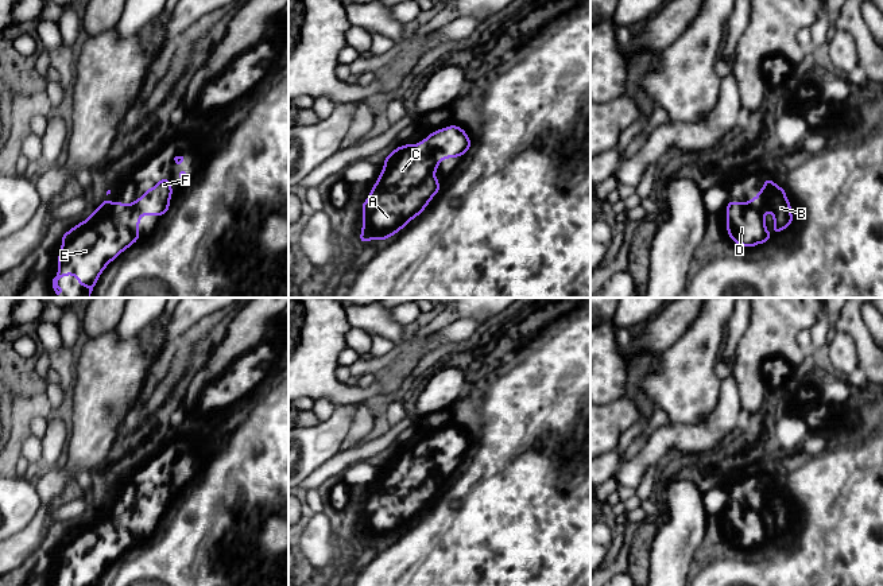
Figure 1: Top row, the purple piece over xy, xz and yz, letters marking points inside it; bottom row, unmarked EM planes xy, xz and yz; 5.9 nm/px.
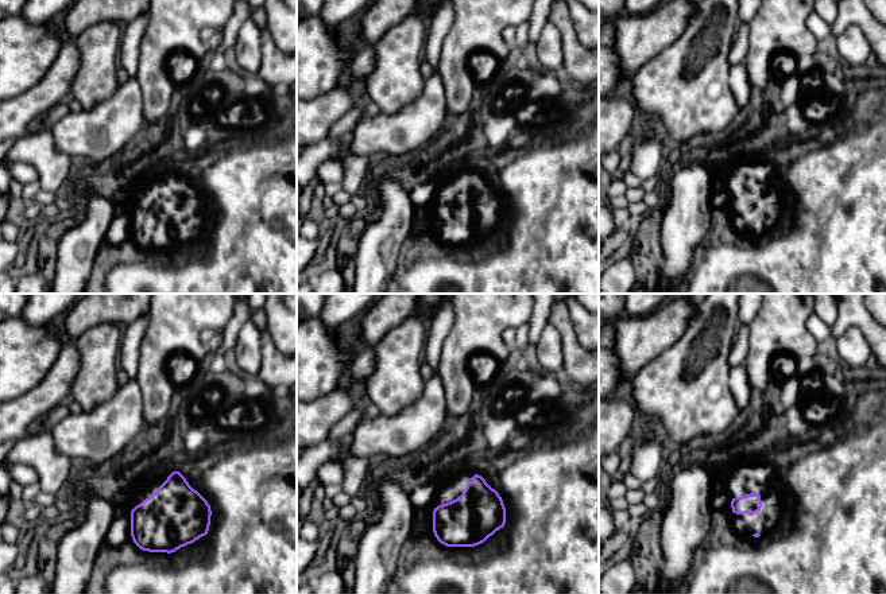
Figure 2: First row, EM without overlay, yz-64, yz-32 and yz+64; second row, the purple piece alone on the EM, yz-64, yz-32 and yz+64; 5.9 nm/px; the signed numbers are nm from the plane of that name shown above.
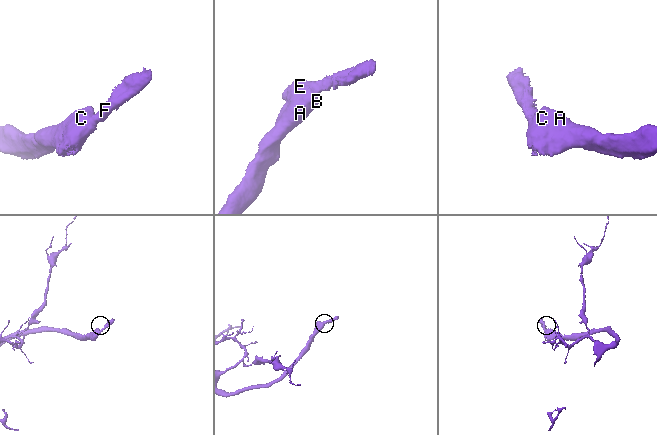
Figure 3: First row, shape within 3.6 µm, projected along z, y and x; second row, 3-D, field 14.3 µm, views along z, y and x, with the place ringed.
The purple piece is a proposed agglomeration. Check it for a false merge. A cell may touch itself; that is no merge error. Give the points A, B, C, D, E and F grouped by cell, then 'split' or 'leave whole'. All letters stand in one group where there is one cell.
A B C D E F | leave whole

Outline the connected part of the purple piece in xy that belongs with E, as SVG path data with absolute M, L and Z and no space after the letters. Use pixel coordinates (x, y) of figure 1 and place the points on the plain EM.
M160 480L156 489L148 489L140 501L133 501L131 507L123 507L120 502L109 504L105 498L102 507L71 532L67 532L62 539L62 551L58 555L59 568L53 586L59 586L58 582L66 577L75 577L78 586L97 586L97 582L105 568L113 563L123 552L142 540L136 531L142 527L138 520L143 516L162 519L170 511L170 500L173 497L171 482Z

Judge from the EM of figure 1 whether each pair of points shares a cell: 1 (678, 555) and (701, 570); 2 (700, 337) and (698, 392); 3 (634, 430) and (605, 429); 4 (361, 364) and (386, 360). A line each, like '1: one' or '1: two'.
1: two
2: one
3: two
4: one

